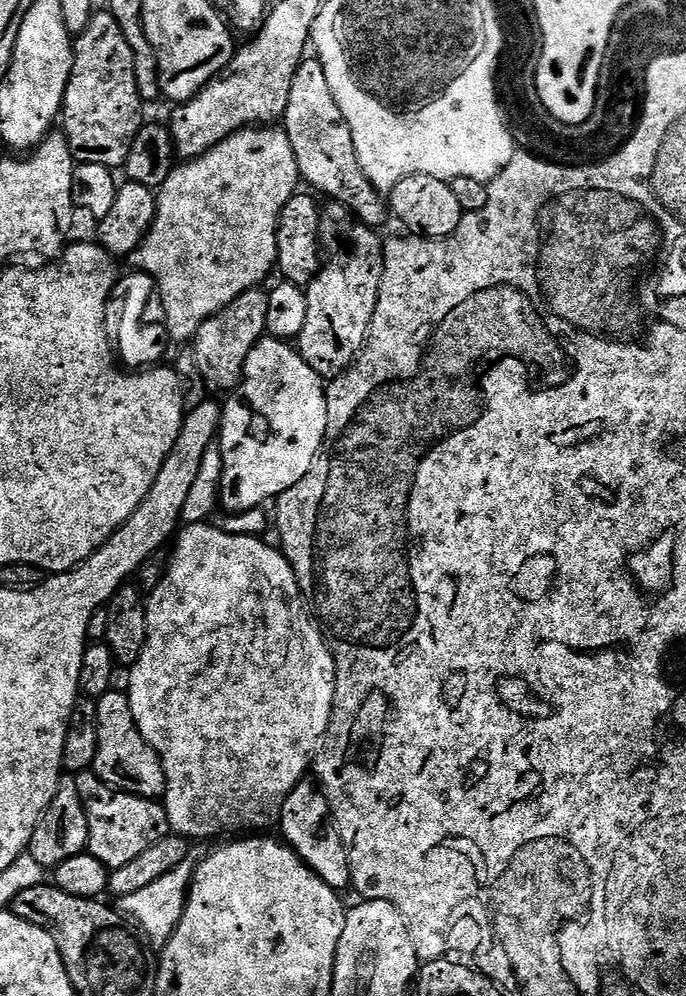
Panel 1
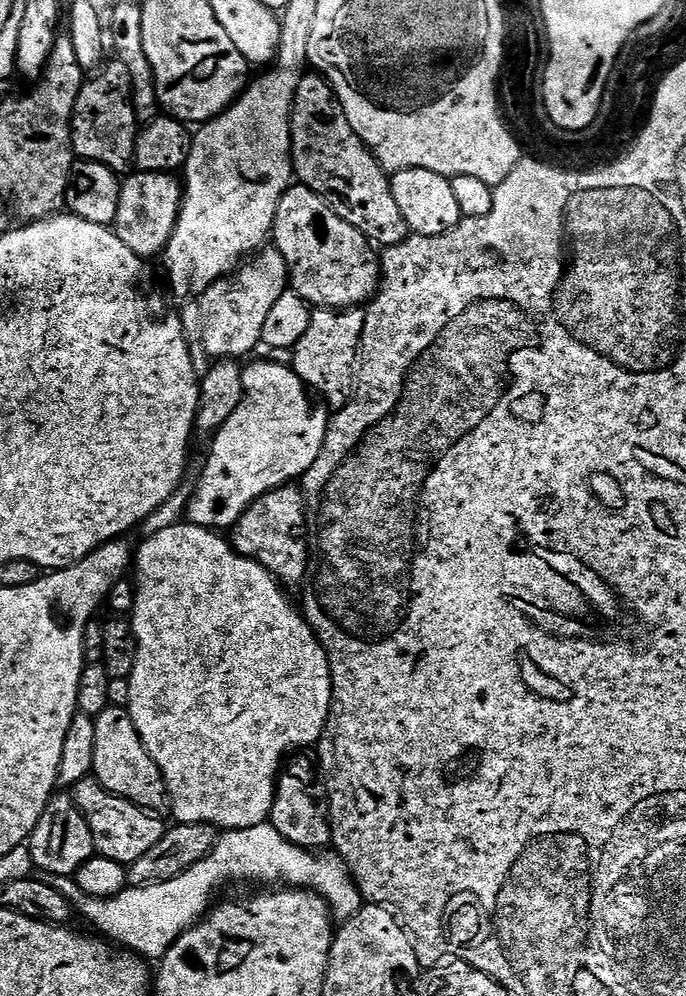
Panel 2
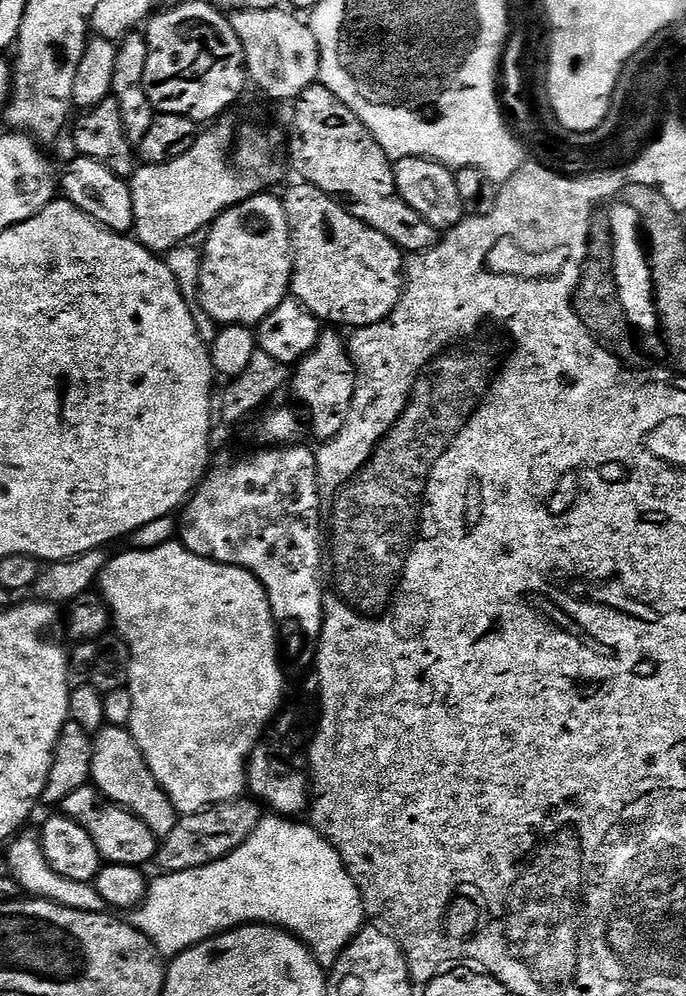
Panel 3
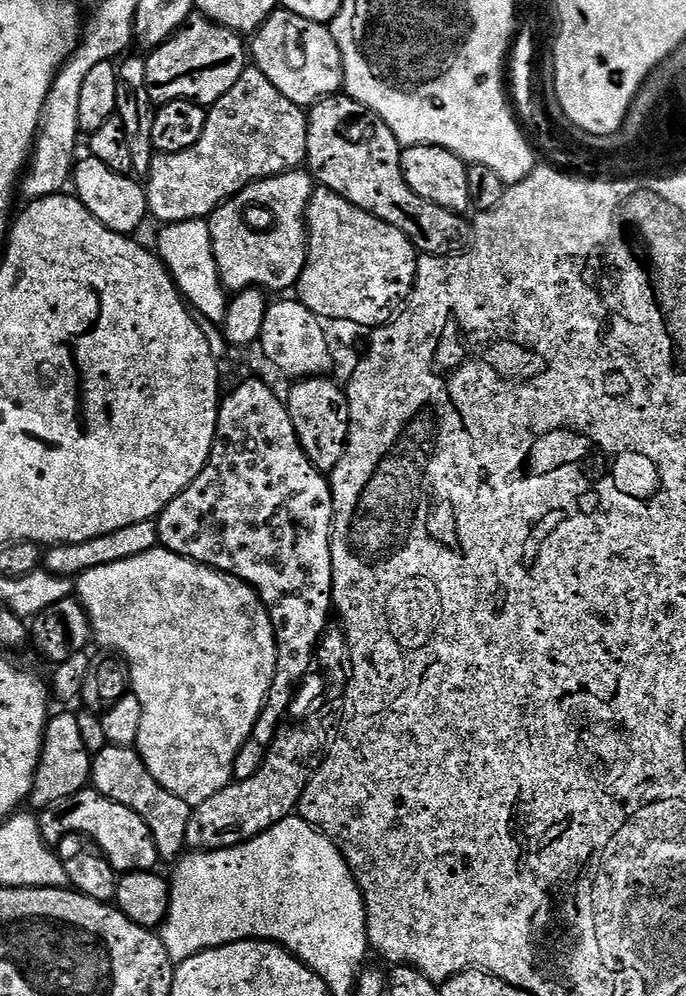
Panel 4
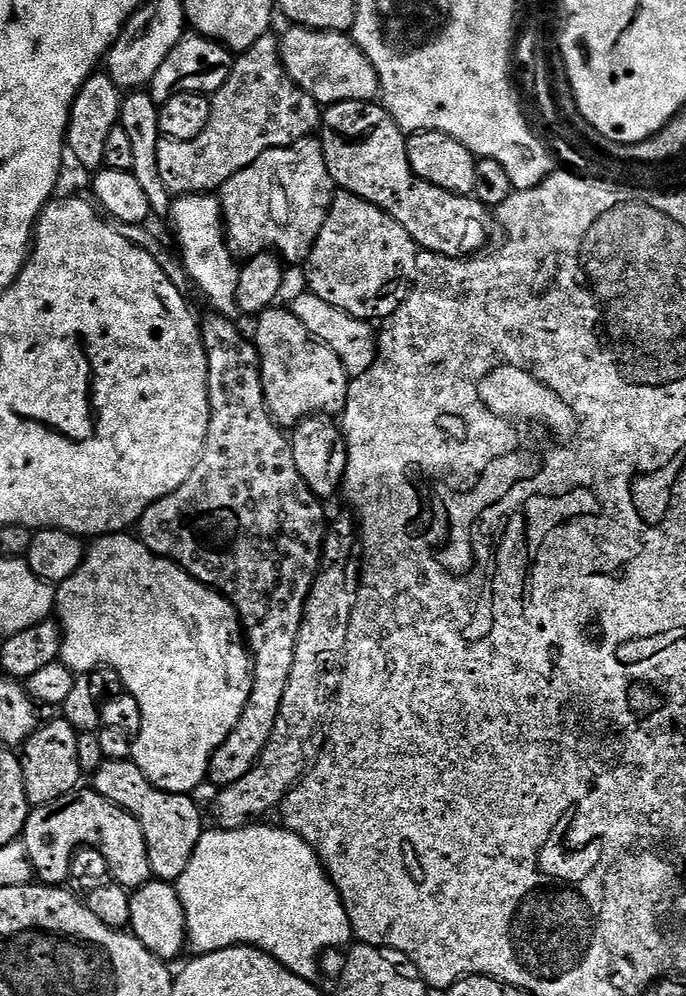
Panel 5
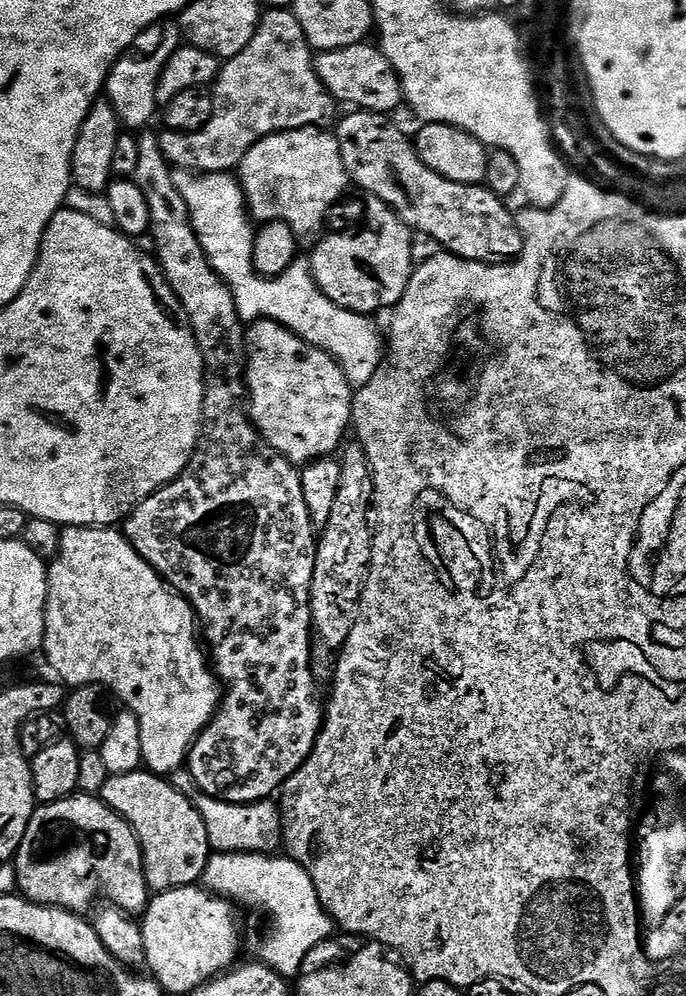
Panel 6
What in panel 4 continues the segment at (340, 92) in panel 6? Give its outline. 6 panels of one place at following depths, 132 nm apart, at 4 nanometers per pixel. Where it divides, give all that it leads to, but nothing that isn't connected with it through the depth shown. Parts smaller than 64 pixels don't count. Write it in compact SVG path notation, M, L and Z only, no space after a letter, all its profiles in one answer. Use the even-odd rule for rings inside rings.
M277 8L256 30L252 39L250 56L255 67L278 87L280 94L296 105L310 108L317 101L337 95L343 89L341 52L327 25Z

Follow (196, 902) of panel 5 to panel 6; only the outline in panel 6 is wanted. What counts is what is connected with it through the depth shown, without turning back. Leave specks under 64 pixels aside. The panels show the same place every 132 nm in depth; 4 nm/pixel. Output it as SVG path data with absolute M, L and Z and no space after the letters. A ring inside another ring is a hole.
M217 852L208 857L202 884L207 891L229 902L237 900L272 916L272 929L260 940L259 959L279 976L299 977L305 967L304 959L334 932L334 921L322 906L310 874L287 854Z

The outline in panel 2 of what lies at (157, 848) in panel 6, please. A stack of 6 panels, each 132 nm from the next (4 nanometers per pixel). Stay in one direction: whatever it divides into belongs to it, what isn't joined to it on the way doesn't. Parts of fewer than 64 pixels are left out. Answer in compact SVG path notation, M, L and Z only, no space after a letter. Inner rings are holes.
M109 706L103 713L95 717L94 730L94 779L107 792L134 802L147 812L164 814L169 811L168 787L138 730L132 721L132 715L124 706Z

